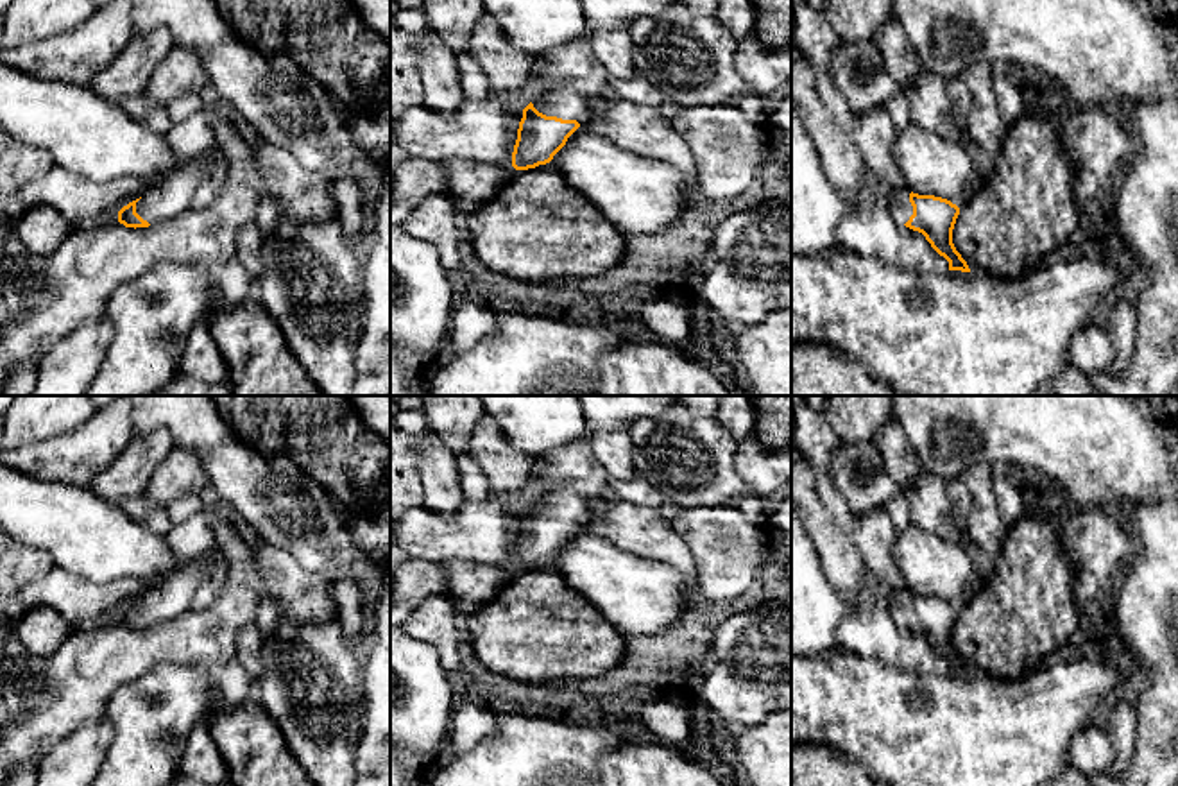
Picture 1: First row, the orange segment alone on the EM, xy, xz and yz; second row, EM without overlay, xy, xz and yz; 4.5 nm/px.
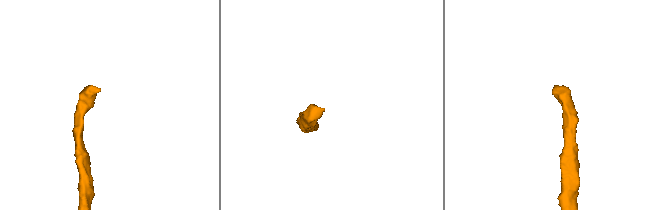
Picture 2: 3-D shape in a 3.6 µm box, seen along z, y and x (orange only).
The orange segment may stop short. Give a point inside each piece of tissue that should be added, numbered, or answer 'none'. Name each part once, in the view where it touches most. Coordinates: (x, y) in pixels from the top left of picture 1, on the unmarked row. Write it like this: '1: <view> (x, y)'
1: xz (566, 504)

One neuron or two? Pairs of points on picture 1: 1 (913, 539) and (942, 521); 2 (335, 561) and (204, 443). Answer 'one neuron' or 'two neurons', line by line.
1: two neurons
2: one neuron

